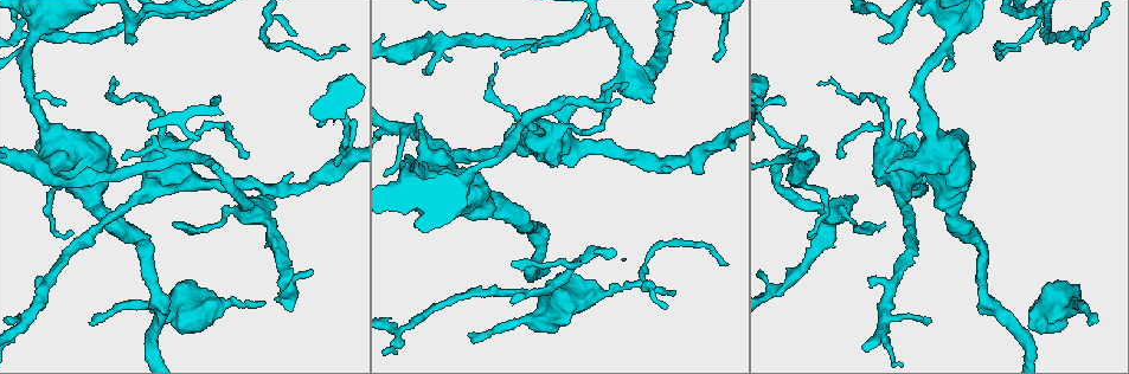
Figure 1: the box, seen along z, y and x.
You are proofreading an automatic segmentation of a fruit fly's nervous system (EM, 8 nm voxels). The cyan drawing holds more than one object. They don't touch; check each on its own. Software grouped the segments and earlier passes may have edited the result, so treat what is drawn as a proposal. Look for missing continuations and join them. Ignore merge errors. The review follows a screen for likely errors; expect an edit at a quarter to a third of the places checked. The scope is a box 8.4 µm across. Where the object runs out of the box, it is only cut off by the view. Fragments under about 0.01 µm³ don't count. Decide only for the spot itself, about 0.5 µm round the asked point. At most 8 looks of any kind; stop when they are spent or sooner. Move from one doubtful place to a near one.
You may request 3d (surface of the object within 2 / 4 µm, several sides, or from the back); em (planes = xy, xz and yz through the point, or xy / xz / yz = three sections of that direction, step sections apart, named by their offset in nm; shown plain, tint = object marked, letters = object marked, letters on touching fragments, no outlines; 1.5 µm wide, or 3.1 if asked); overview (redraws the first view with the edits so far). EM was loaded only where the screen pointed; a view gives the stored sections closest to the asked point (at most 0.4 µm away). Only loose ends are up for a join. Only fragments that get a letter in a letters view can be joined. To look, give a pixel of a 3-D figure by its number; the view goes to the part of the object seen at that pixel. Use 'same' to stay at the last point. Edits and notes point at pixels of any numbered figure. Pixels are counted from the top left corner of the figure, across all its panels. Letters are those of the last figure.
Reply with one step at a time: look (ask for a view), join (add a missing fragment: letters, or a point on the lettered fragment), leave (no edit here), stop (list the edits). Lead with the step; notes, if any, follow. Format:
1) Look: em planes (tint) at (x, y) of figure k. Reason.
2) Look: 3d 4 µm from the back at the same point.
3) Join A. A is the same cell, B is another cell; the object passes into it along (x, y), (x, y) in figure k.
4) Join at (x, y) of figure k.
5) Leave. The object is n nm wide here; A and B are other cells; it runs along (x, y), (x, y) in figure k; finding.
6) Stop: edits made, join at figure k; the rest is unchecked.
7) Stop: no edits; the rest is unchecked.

Look: 3d 2 µm at (338, 163) of figure 1. An open end.

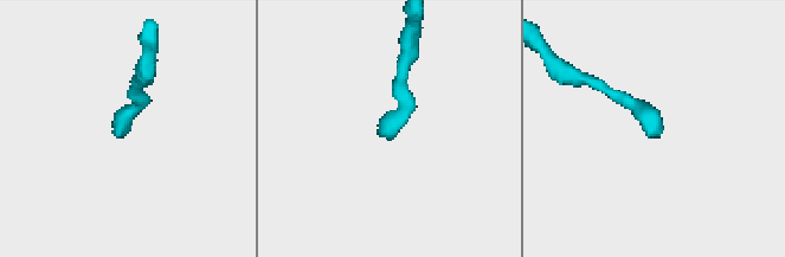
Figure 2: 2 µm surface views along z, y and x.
Look: em planes (letters) at (386, 135) of figure 2. Need the tissue.

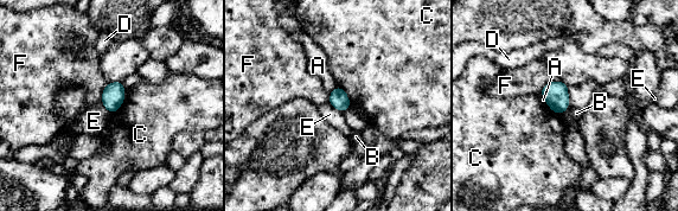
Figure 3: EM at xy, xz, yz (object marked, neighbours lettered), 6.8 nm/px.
Leave. The object is 130 nm wide here; A, B, C, D, E and F are other cells; a border runs along (568, 85), (568, 108), (561, 113) in figure 3; no lettered fragment goes on from it.

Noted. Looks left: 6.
Look: em planes (letters) at (263, 306) of figure 1. An open end.

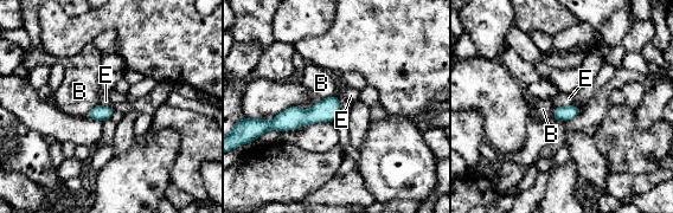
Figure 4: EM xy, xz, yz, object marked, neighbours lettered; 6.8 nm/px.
Leave. B and E are other cells; a border runs along (577, 105), (558, 105), (555, 108) in figure 4; none of them fits.

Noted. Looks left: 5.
Look: em planes (letters) at (701, 173) of figure 1. Free end.

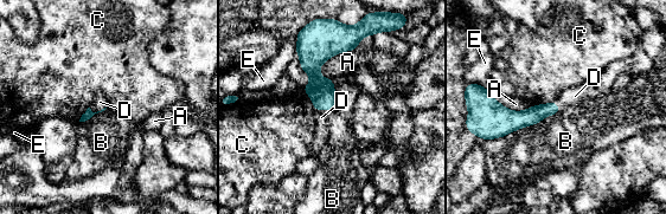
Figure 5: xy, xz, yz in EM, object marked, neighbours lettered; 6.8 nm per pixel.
Join D. D is the same cell, A, B, C and E are other cells; the object passes into it along (88, 114), (97, 111), (100, 102) in figure 5; it goes on there.

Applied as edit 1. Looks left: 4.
Stop: edits made, join at figure 5; the rest is unchecked.

